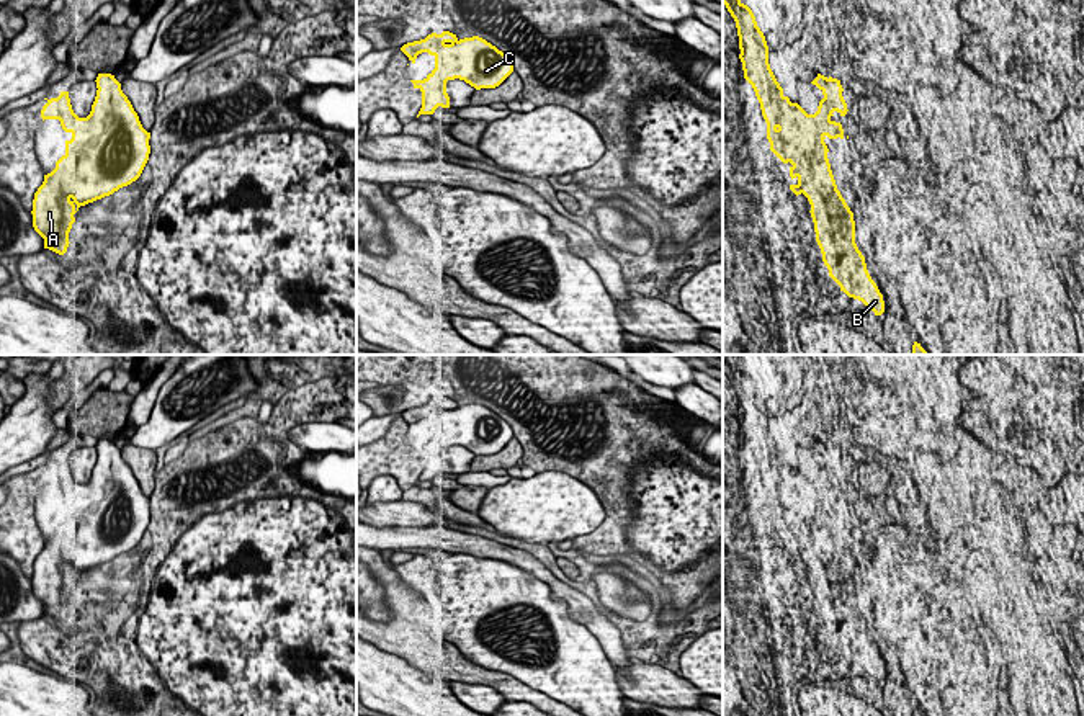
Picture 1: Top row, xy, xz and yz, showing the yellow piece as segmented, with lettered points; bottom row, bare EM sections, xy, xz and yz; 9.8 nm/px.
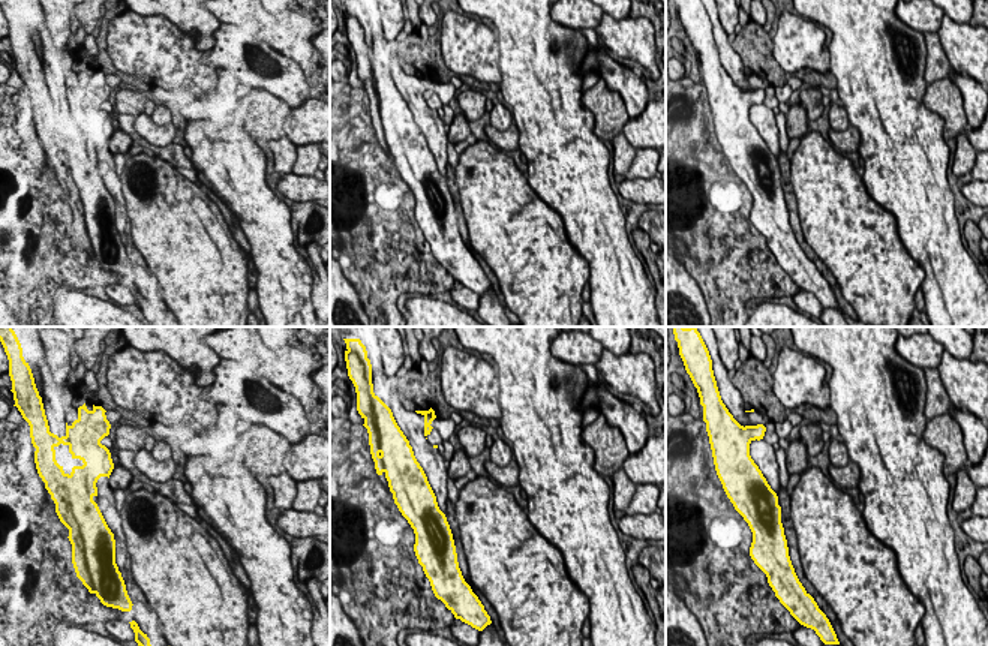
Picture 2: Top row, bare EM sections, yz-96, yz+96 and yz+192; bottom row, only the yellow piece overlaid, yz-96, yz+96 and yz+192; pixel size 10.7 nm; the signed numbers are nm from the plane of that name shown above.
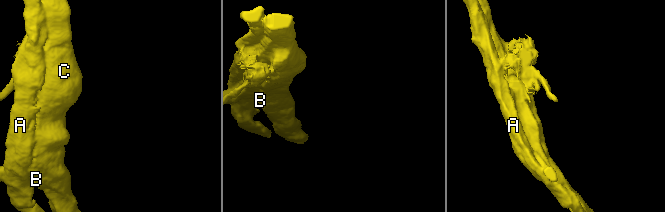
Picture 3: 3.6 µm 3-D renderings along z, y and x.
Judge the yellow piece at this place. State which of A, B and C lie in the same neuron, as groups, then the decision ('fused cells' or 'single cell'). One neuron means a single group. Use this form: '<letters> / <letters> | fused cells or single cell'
A / B C | fused cells

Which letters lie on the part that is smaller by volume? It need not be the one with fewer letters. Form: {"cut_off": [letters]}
{"cut_off": ["A"]}

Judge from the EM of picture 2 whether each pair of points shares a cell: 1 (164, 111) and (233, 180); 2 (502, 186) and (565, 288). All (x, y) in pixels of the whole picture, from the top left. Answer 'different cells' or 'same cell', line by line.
1: different cells
2: same cell

